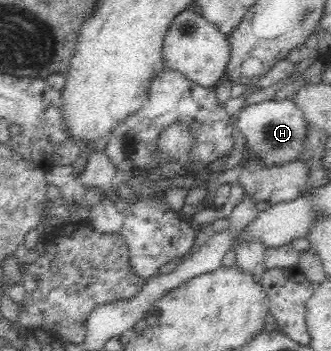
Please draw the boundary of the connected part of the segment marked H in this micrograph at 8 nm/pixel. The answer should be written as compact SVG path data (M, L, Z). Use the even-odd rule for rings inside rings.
M272 98L262 103L243 105L238 114L237 127L245 140L241 163L257 160L265 166L276 166L298 159L306 140L306 120L292 99Z

